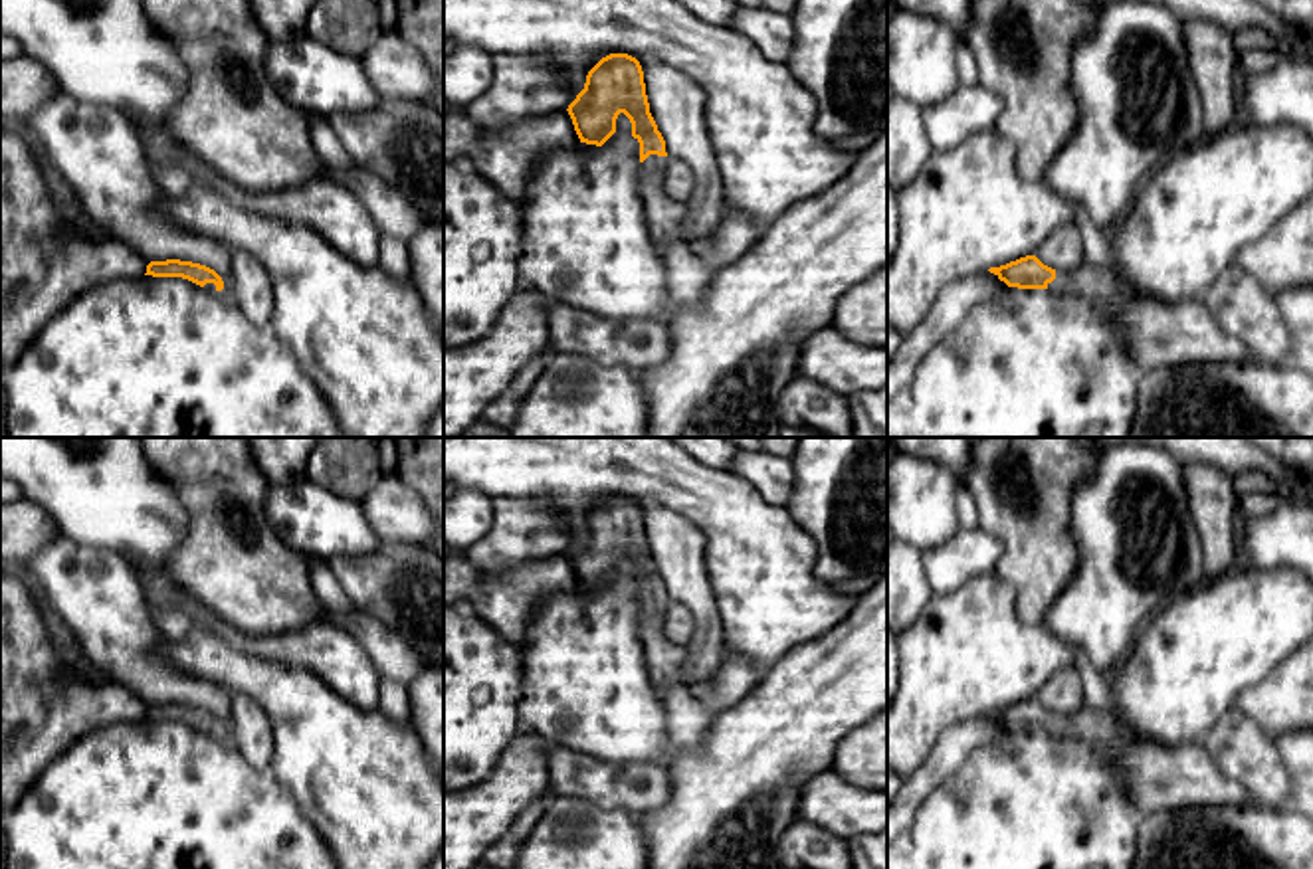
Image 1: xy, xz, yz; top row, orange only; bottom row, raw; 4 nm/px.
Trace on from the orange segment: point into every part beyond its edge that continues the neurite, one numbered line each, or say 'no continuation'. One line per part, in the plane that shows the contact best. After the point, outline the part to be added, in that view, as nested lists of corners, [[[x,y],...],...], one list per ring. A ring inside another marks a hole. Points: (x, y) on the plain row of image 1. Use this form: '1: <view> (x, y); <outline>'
1: xz (664, 660); [[[650,598],[640,608],[640,639],[646,647],[646,665],[661,703],[663,693],[671,685],[685,685],[685,647],[671,643],[663,635],[665,602],[667,600]]]

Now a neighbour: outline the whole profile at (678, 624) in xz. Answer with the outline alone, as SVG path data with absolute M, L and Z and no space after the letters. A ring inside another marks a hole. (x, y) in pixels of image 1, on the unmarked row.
M673 600L665 602L665 618L663 618L663 635L679 645L685 647L693 633L693 618L689 610Z

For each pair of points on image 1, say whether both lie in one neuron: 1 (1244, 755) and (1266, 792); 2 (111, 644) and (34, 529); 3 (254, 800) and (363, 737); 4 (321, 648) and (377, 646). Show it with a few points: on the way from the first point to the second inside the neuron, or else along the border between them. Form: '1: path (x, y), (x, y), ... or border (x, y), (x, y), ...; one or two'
1: path (1254, 765), (1266, 782); one
2: border (58, 525), (52, 539), (20, 569); two
3: border (268, 769), (309, 820); two
4: border (323, 620), (337, 622), (365, 650), (383, 675); two

